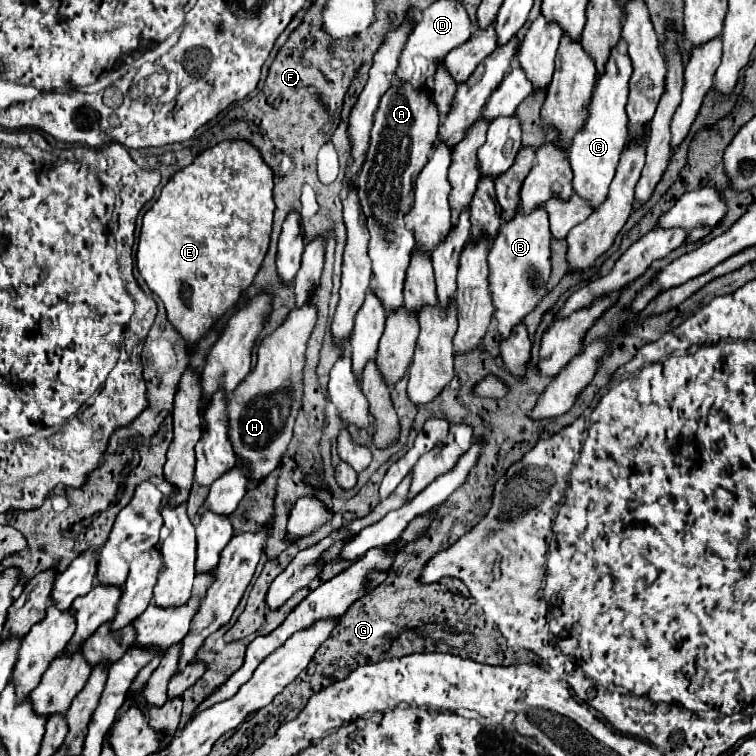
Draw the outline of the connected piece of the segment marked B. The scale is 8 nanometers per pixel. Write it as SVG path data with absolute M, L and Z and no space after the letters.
M536 206L530 214L518 210L510 220L502 220L502 226L492 242L490 250L490 284L492 300L498 318L498 332L502 338L546 296L546 280L550 276L550 226L544 206Z

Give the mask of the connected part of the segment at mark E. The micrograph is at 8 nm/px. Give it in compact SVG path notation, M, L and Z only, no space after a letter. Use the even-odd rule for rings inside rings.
M224 140L208 150L204 150L202 154L196 156L196 160L178 170L170 180L168 184L162 188L160 192L160 198L152 204L150 212L144 214L144 220L142 220L142 232L140 232L140 242L138 242L138 272L140 276L146 280L148 288L164 302L166 306L166 312L168 312L168 320L172 322L172 326L180 332L180 336L184 338L184 342L188 346L196 346L204 336L208 336L208 332L214 330L214 324L218 324L228 310L234 308L234 304L238 304L244 296L244 290L252 284L256 272L260 270L260 264L268 252L268 244L270 244L270 234L272 234L272 216L274 216L274 196L272 196L272 188L274 188L274 172L272 168L264 162L264 158L260 156L260 150L250 144L248 140Z

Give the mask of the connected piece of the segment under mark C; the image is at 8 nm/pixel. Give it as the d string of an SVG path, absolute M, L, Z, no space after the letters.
M612 48L610 58L604 66L604 74L596 78L590 104L586 106L588 118L582 126L582 130L574 136L574 144L570 150L570 164L574 172L574 190L586 198L592 208L596 208L608 194L608 186L614 178L620 152L628 142L628 114L626 114L626 102L628 102L628 80L632 74L632 62L628 54L618 52L618 48Z

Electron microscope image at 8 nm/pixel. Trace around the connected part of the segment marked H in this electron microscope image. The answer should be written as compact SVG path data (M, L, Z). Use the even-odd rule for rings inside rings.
M304 304L302 308L290 310L288 318L258 346L258 364L252 374L248 374L242 384L228 396L228 424L230 424L230 440L234 444L234 452L246 464L254 464L254 480L270 474L282 460L290 440L296 414L302 406L302 390L304 390L304 364L306 364L306 346L308 338L316 326L316 306Z

